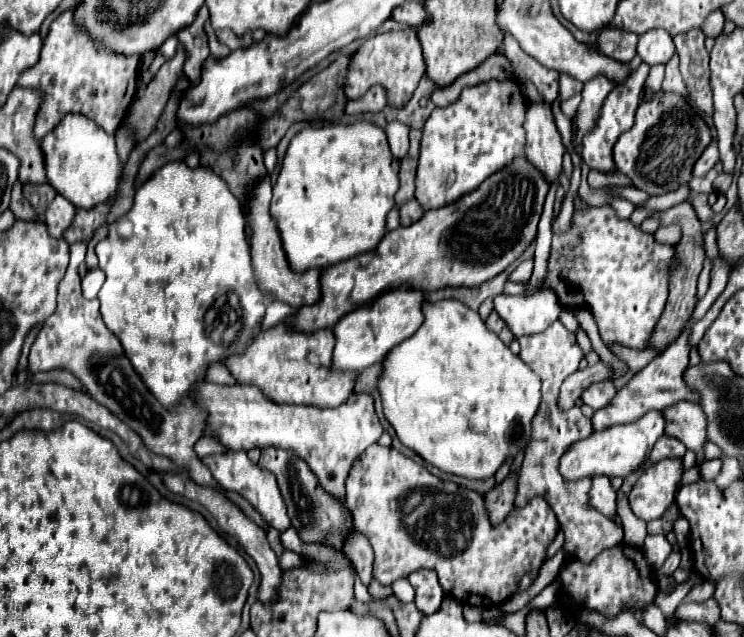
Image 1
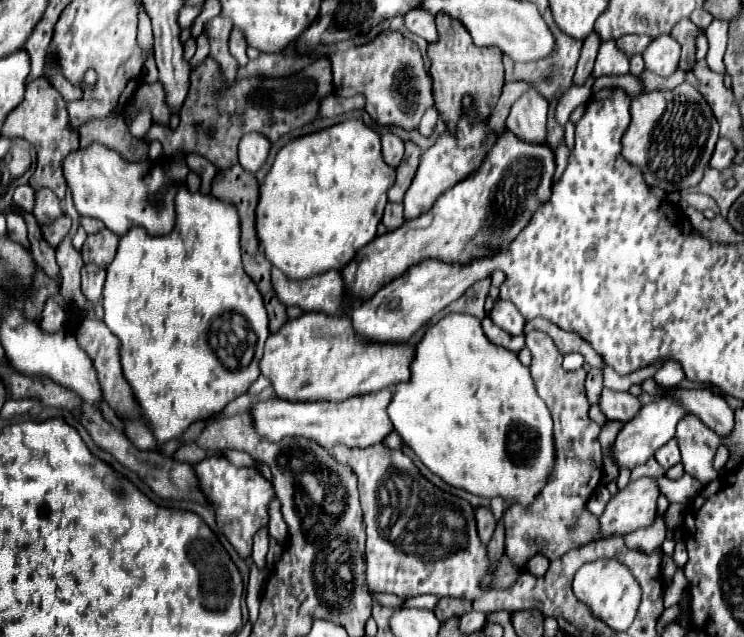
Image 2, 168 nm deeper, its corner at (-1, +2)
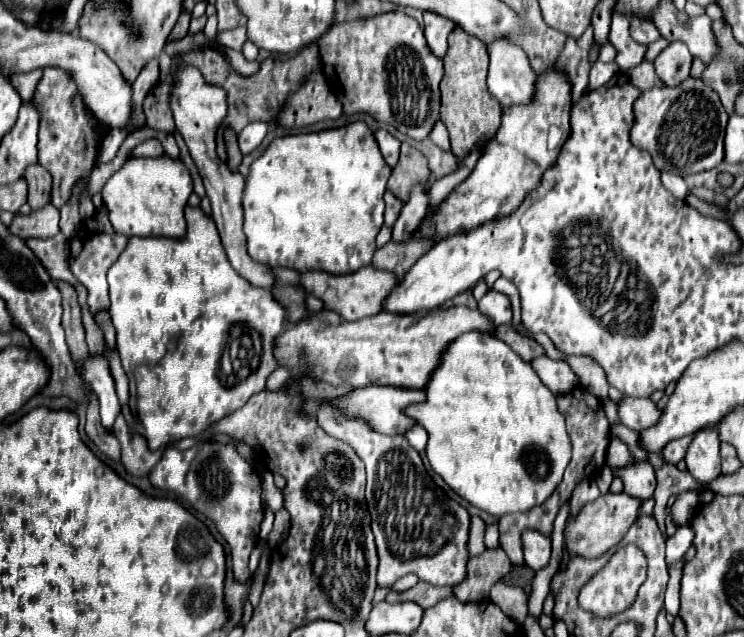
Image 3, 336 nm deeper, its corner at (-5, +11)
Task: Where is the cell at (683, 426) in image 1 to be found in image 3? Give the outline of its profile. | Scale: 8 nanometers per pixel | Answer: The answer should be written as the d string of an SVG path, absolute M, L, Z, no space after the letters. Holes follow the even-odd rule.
M704 428L694 434L686 454L688 472L696 482L708 484L720 474L720 440L718 434Z

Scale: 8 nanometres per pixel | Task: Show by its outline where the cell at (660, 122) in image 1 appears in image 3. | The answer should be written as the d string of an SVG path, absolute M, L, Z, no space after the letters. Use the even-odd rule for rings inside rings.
M688 78L676 88L654 86L644 90L634 104L634 126L630 140L636 148L652 154L660 172L688 176L716 168L724 160L724 130L728 114L718 94L702 80Z

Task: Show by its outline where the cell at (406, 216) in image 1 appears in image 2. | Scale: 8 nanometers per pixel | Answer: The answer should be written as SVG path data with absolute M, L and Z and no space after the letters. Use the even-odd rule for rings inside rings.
M388 203L388 205L386 205L386 211L384 211L382 223L386 225L388 231L398 229L398 227L404 223L404 207L398 205L398 203Z

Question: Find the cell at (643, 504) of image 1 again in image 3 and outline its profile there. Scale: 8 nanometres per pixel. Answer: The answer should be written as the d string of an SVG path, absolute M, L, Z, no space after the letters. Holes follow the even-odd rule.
M604 494L596 498L592 504L588 502L576 518L570 518L564 528L564 548L570 558L600 558L606 550L616 546L622 536L628 532L632 522L638 518L640 512L640 500L628 496L628 494Z

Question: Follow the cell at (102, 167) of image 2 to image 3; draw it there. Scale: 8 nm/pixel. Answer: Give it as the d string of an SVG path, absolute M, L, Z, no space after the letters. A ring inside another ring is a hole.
M128 158L126 164L106 182L102 190L104 204L110 210L110 222L116 232L126 236L162 236L184 238L184 208L192 194L192 178L180 160L160 158Z

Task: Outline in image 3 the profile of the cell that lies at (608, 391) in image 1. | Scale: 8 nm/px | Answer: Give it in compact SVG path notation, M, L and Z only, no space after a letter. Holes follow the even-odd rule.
M626 398L620 404L620 422L630 430L642 432L660 422L660 408L650 398Z

